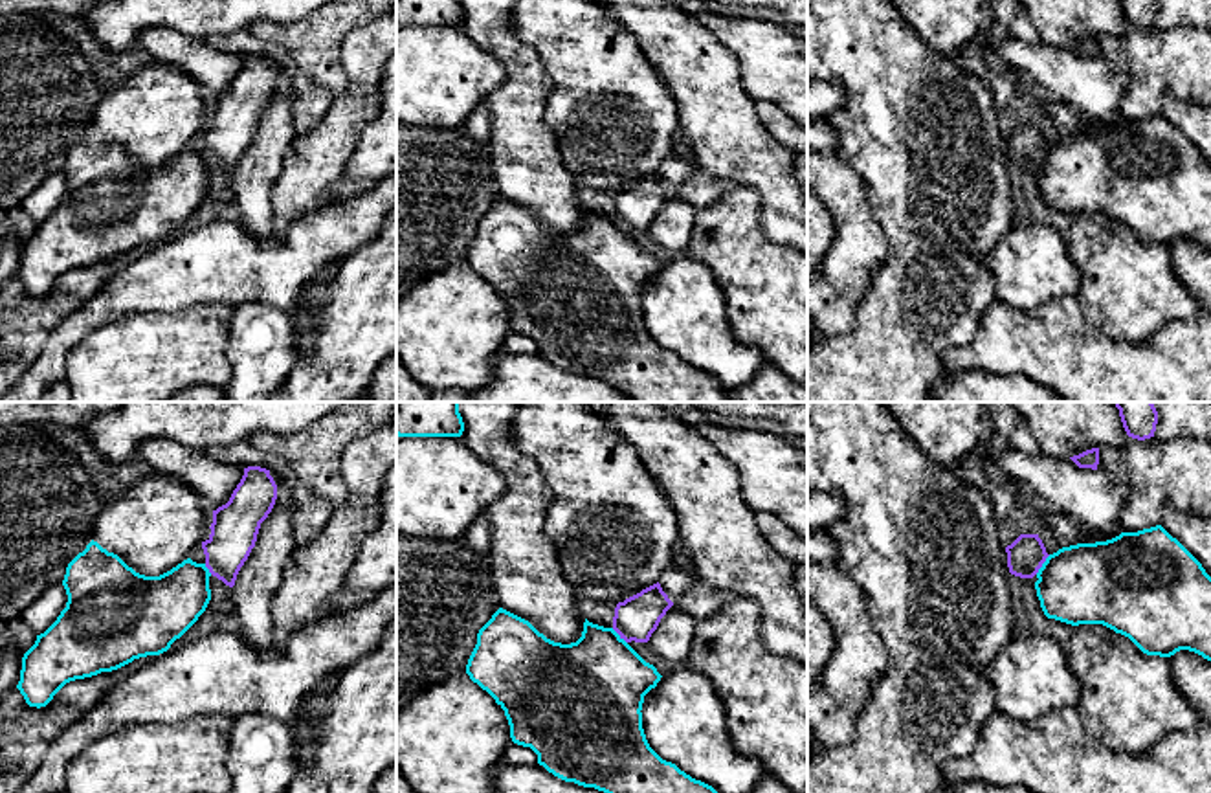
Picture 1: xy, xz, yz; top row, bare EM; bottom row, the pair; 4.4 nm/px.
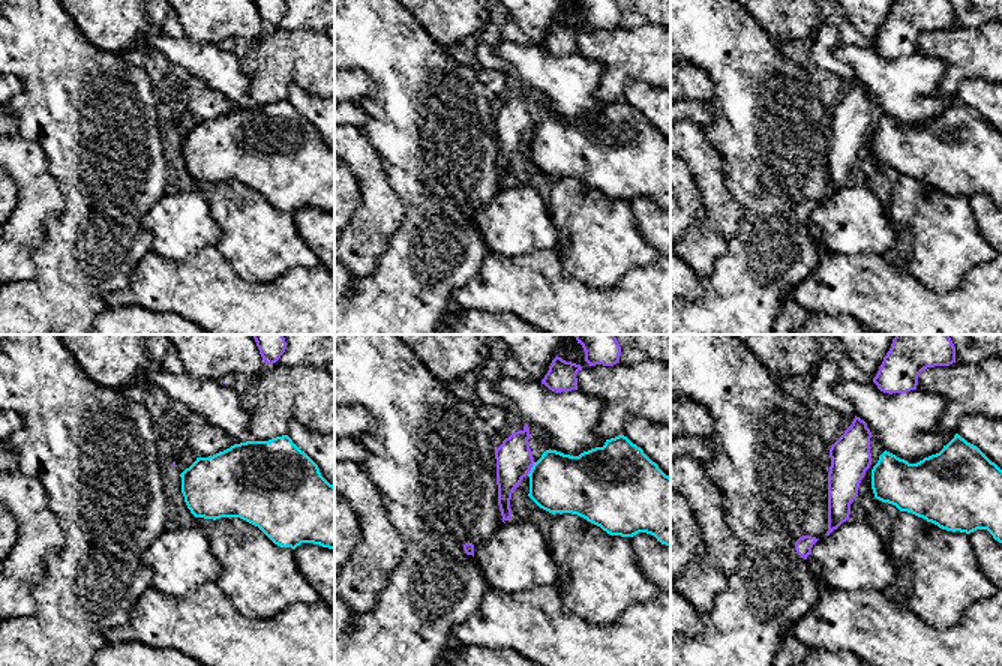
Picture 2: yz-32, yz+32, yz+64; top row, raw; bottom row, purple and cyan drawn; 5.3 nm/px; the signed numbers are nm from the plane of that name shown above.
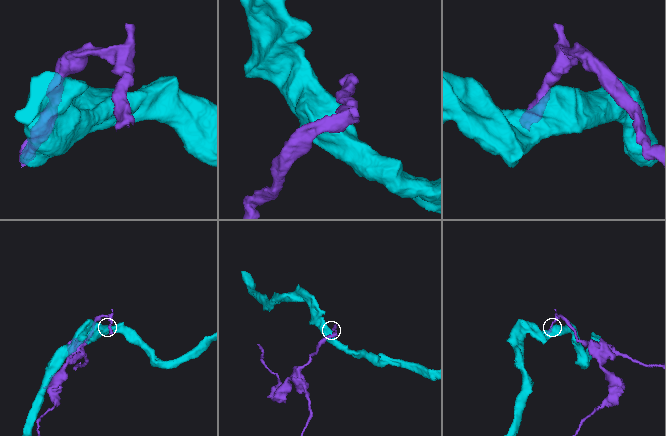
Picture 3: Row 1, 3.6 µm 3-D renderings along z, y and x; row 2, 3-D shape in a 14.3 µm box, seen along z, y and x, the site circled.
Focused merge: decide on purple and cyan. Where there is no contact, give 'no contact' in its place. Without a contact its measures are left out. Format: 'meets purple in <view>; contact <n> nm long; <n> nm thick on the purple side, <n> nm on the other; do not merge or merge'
meets purple in yz; contact 110 nm long; 160 nm thick on the purple side, 360 nm on the other; do not merge

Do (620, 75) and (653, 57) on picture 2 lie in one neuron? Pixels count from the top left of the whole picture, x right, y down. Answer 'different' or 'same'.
same

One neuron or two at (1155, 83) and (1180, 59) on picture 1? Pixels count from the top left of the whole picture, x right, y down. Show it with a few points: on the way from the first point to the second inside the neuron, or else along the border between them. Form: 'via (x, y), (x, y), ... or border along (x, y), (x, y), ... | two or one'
via (1160, 78), (1175, 63) | one

